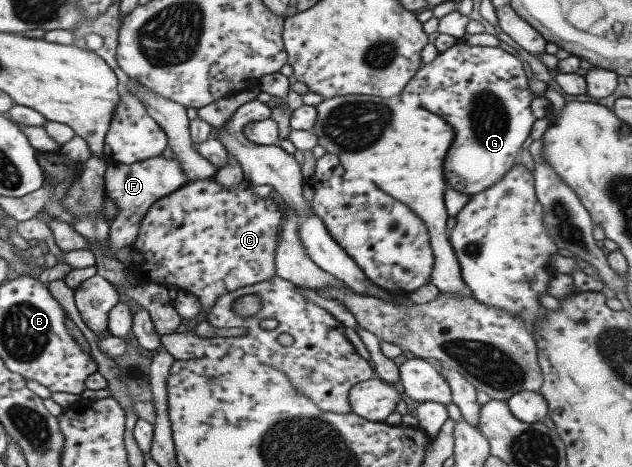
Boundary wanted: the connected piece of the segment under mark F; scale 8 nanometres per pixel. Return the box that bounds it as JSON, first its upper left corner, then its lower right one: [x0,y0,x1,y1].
[104,155,186,258]

